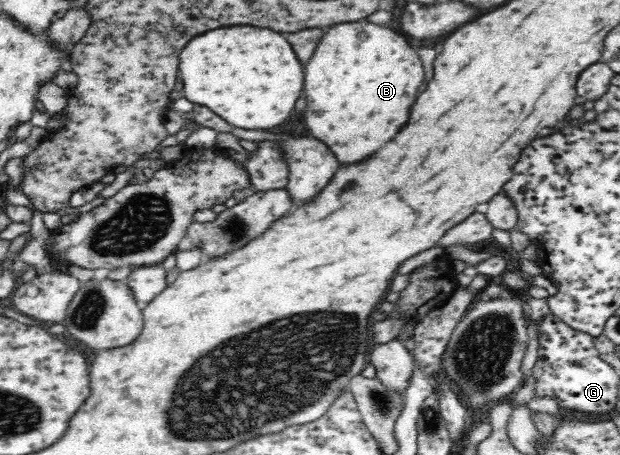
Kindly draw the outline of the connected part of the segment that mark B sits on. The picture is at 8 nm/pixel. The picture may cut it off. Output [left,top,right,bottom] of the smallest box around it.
[303,21,425,167]

